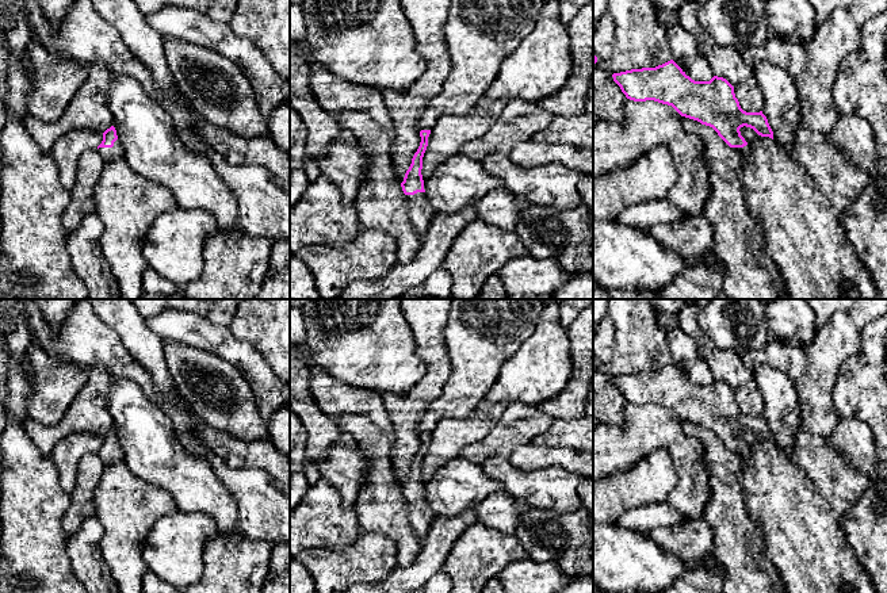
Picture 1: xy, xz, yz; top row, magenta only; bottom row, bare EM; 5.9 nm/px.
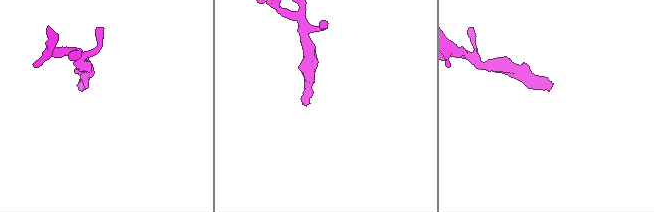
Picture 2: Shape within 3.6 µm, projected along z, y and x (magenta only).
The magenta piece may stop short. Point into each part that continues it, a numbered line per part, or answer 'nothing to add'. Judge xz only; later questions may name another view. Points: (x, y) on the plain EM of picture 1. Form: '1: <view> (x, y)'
1: xz (421, 516)

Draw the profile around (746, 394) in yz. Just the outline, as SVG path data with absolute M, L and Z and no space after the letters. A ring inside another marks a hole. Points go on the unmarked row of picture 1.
M749 379L746 383L734 389L735 401L739 409L746 416L760 416L764 410L764 401L758 393L754 379Z

